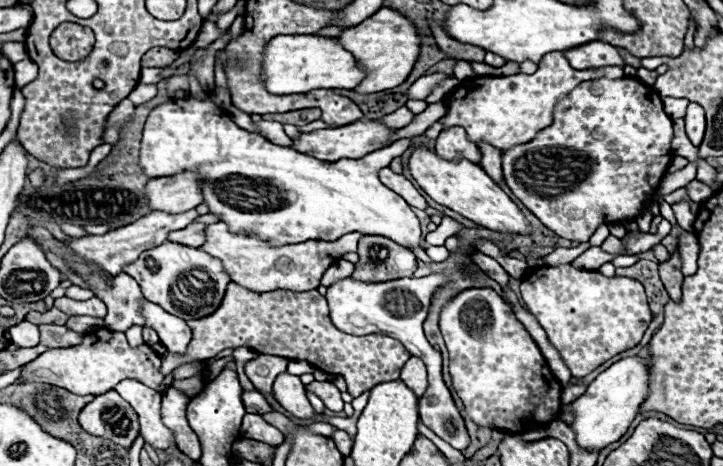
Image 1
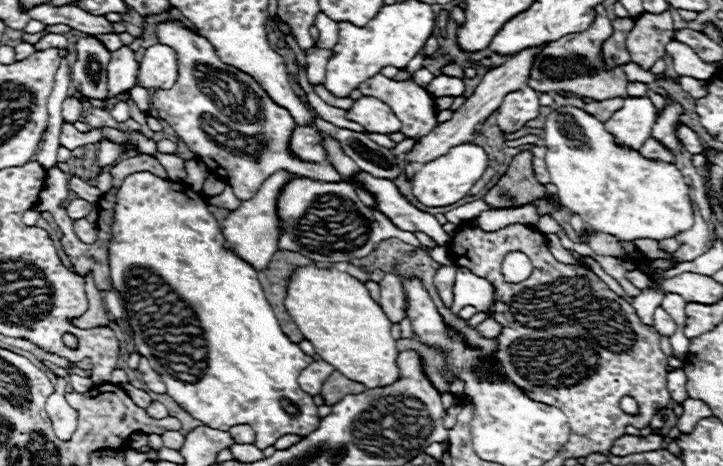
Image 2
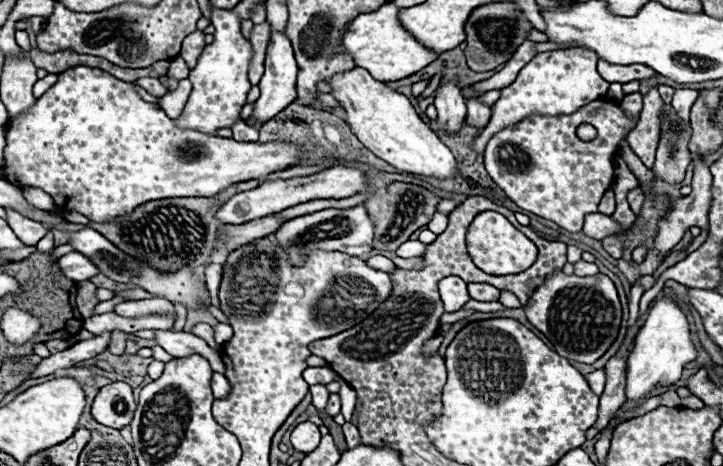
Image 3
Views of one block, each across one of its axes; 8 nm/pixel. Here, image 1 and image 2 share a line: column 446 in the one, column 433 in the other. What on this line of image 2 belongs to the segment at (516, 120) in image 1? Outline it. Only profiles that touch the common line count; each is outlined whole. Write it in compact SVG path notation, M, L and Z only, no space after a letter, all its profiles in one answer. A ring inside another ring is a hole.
M376 74L372 78L368 78L366 82L362 82L358 86L358 90L364 94L364 96L376 96L380 98L382 102L386 102L390 106L390 110L398 116L398 120L402 122L402 128L400 132L406 136L406 138L422 138L426 136L438 122L436 122L436 112L434 112L434 96L418 86L416 82L412 80L406 80L406 82L396 82L396 80L390 80L382 74Z

